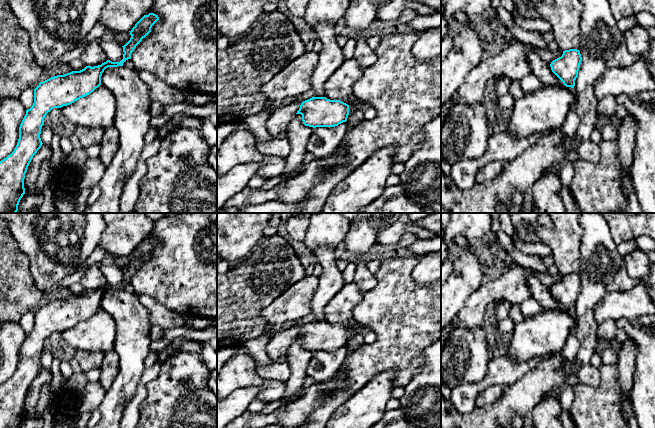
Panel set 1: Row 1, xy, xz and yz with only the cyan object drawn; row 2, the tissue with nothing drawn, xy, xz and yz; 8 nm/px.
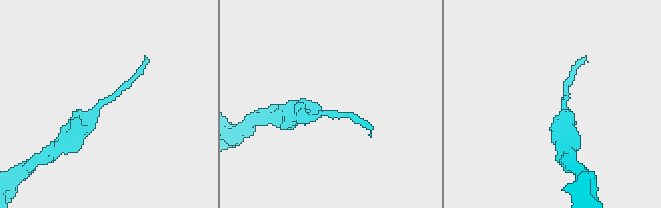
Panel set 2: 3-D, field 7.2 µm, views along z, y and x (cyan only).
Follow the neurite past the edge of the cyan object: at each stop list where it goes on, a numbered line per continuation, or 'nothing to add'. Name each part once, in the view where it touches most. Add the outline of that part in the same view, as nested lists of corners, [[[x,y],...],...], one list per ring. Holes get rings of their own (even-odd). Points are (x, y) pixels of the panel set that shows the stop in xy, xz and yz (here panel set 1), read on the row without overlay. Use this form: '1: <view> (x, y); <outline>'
nothing to add

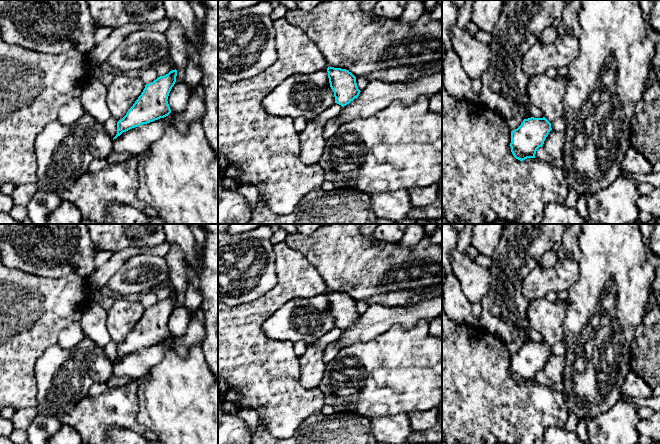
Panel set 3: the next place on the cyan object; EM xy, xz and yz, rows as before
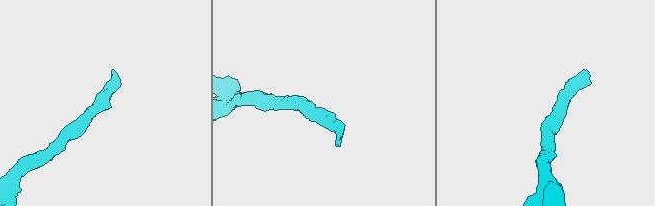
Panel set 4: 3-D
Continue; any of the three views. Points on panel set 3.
nothing to add

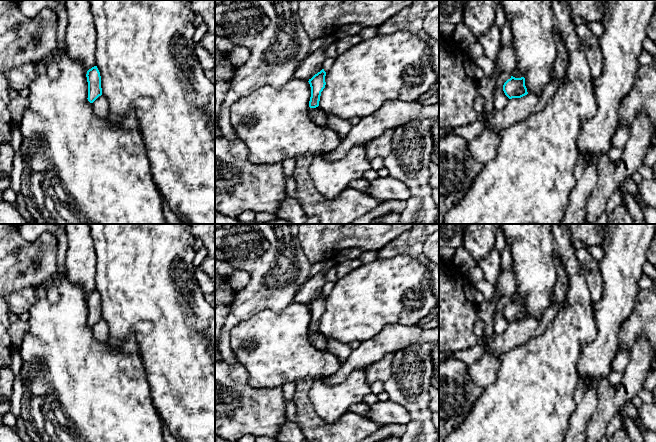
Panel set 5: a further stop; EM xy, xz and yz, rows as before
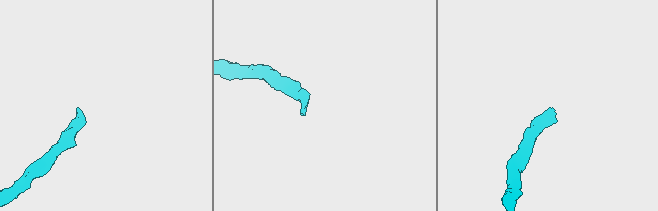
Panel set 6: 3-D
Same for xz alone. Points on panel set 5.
1: xz (319, 341); [[[318,331],[310,332],[309,340],[315,348],[325,350],[327,347],[327,338]]]

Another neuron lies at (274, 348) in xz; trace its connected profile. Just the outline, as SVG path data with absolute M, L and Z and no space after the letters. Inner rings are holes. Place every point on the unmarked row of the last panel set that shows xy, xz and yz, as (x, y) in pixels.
M293 301L279 313L264 309L231 329L231 348L247 370L250 385L282 387L305 377L330 377L339 370L342 361L336 355L310 343L310 321L309 306Z

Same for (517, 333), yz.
M564 303L551 304L539 318L527 318L521 322L512 322L502 334L493 333L491 338L478 338L485 347L484 353L500 356L512 348L522 345L532 337L539 336L555 318Z

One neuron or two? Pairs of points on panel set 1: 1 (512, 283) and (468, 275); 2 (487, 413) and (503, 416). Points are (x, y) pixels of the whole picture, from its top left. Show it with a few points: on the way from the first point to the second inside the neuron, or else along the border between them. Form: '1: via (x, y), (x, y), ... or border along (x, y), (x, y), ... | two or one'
1: border along (482, 284), (465, 300) | two
2: via (491, 415), (499, 415) | one

